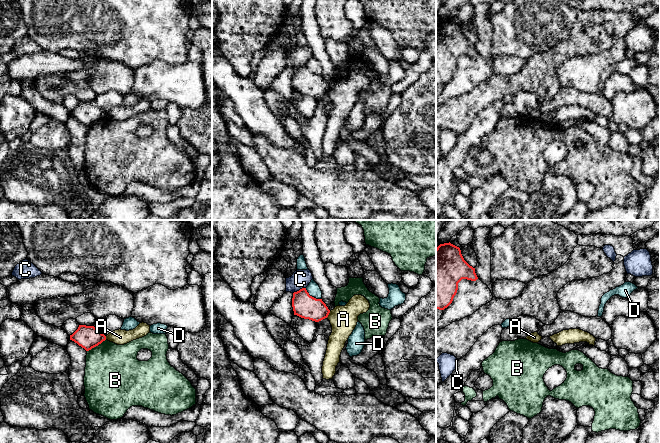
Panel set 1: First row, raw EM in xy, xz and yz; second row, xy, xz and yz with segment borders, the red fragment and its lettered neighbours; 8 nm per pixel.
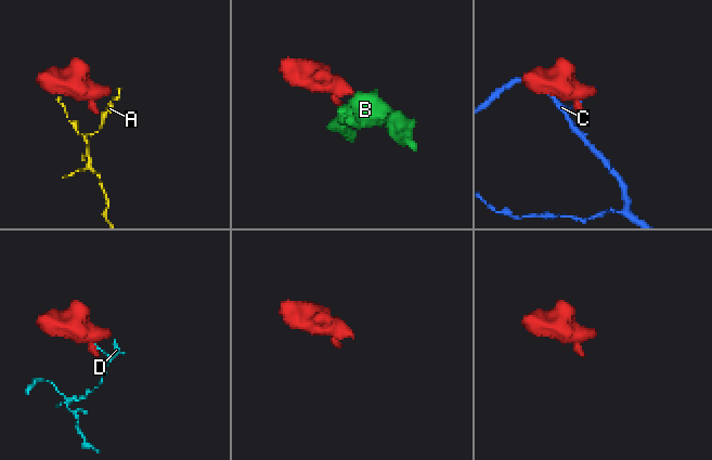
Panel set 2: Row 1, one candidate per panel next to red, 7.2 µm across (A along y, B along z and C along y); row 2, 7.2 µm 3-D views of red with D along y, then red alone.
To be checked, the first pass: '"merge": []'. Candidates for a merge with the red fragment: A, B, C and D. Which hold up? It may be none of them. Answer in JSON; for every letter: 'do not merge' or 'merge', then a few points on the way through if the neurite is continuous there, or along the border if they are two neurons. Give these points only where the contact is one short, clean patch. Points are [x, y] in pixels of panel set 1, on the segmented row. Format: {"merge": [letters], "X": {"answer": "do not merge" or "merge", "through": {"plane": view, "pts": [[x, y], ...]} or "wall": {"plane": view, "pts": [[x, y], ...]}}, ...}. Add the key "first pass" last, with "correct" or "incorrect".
{"merge": [], "A": {"answer": "do not merge", "wall": {"plane": "xz", "pts": [[330, 311], [326, 317]]}}, "B": {"answer": "do not merge"}, "C": {"answer": "do not merge", "wall": {"plane": "xz", "pts": [[305, 287], [293, 293]]}}, "D": {"answer": "do not merge"}, "first pass": "correct"}

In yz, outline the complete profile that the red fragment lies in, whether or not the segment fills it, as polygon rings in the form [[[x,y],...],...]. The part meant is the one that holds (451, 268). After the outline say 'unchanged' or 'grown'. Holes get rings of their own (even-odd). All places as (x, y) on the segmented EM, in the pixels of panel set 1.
[[[440,244],[436,248],[436,309],[444,310],[452,303],[462,279],[476,281],[475,268],[464,260],[459,247]]]; unchanged

